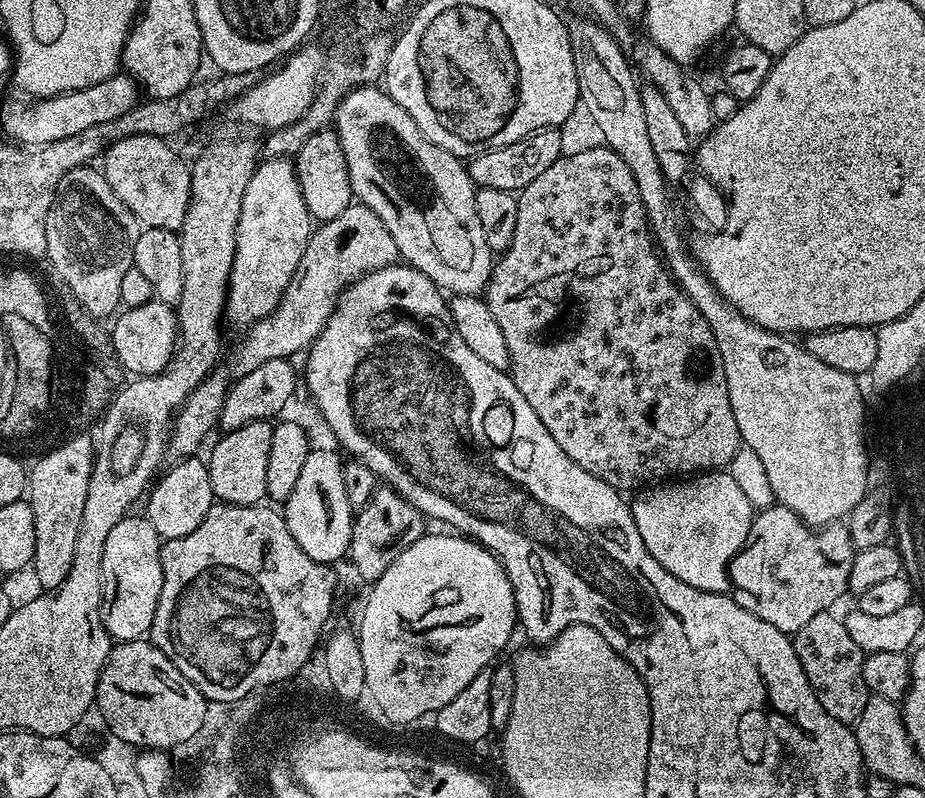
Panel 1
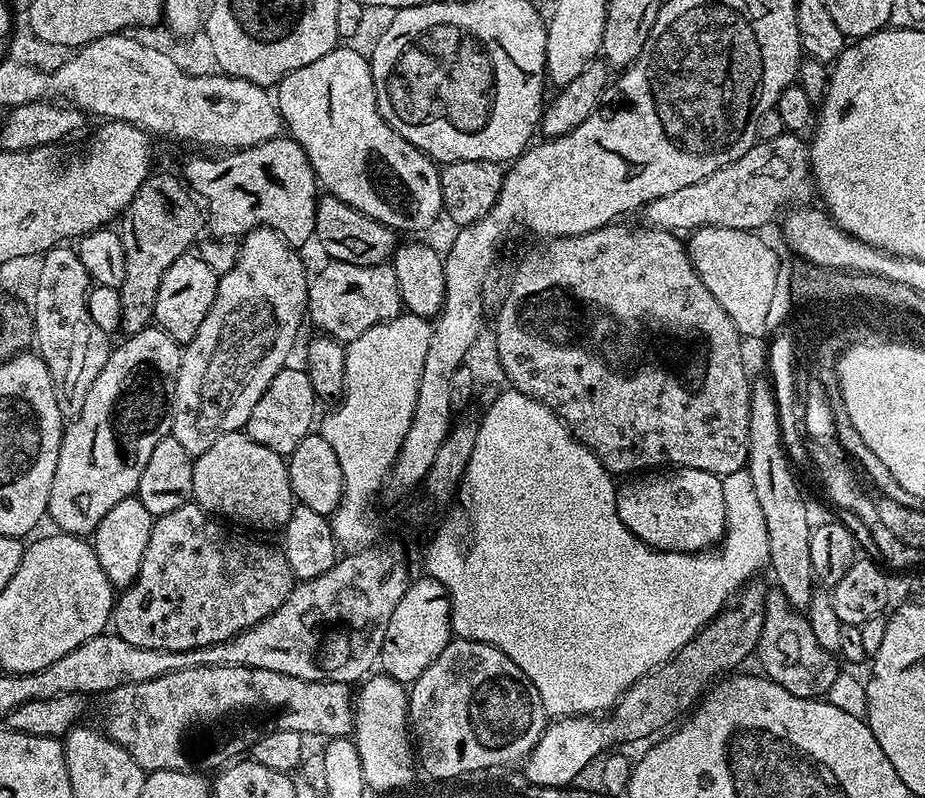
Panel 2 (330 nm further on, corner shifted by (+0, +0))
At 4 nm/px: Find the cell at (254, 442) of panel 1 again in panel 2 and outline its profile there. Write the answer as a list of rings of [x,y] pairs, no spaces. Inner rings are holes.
[[[285,366],[273,378],[270,386],[266,386],[266,394],[262,394],[262,398],[258,398],[258,403],[254,405],[254,410],[250,410],[250,418],[246,425],[248,436],[253,442],[274,450],[285,458],[291,456],[298,442],[305,440],[313,431],[318,407],[314,386],[310,386],[307,371],[300,366],[292,367]]]

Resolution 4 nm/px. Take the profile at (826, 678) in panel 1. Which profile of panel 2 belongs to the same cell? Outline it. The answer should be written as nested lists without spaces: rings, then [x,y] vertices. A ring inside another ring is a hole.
[[[775,586],[769,587],[764,597],[762,634],[754,656],[760,659],[759,671],[763,675],[790,690],[790,694],[798,694],[798,698],[814,700],[827,697],[830,686],[834,686],[834,678],[838,678],[842,670],[841,665],[836,665],[837,657],[826,651],[818,643],[818,638],[814,638],[807,615],[792,608]]]

